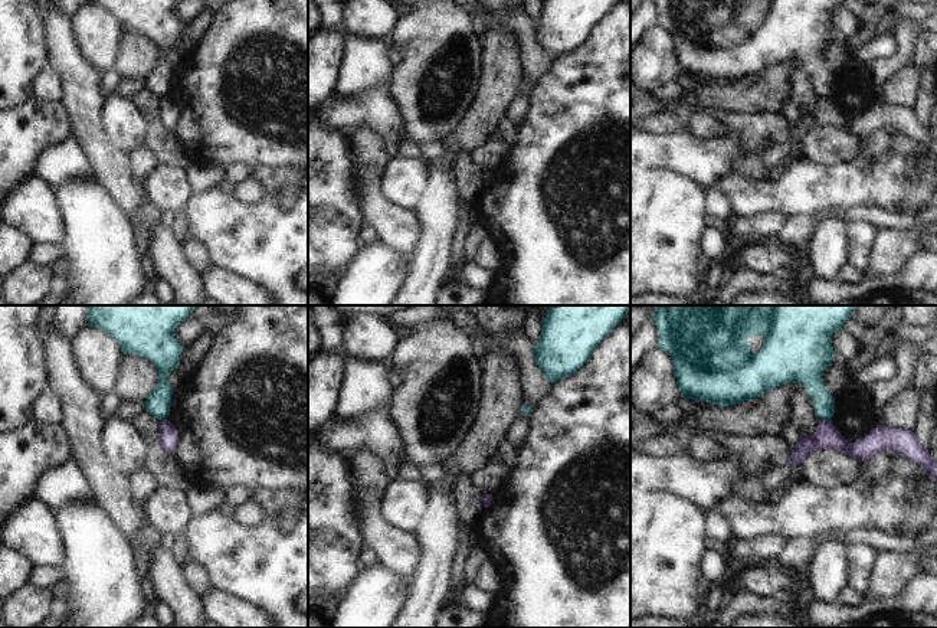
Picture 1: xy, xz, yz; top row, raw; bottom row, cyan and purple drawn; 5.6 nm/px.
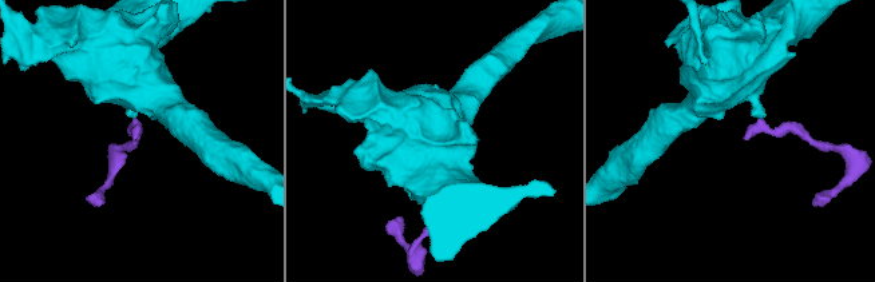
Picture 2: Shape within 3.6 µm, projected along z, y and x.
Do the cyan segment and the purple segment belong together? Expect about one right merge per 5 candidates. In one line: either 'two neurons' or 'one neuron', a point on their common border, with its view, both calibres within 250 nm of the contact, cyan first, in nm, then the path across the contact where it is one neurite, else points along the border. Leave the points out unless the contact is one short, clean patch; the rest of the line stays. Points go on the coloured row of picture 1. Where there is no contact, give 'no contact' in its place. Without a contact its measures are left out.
two neurons; meets cyan in yz at (825, 418); 130 nm thick on the cyan side, 140 nm on the other; border along yz (819, 418), (829, 421)

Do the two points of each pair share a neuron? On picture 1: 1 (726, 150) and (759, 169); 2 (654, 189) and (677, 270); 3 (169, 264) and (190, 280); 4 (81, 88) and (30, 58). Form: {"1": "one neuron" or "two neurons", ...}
{"1": "two neurons", "2": "one neuron", "3": "one neuron", "4": "two neurons"}

